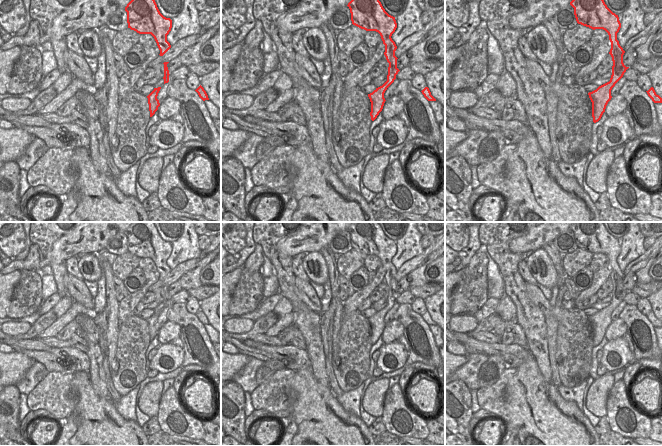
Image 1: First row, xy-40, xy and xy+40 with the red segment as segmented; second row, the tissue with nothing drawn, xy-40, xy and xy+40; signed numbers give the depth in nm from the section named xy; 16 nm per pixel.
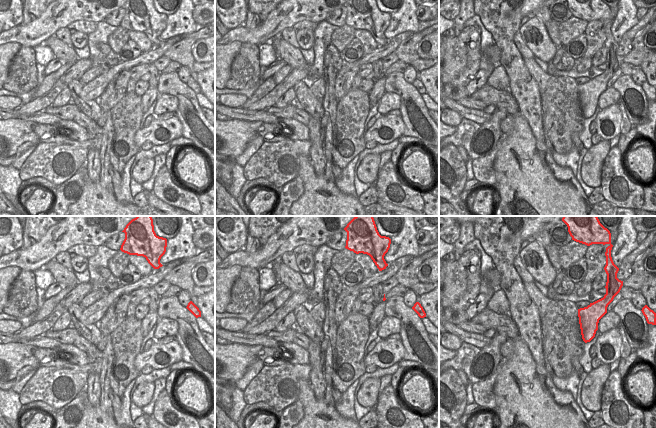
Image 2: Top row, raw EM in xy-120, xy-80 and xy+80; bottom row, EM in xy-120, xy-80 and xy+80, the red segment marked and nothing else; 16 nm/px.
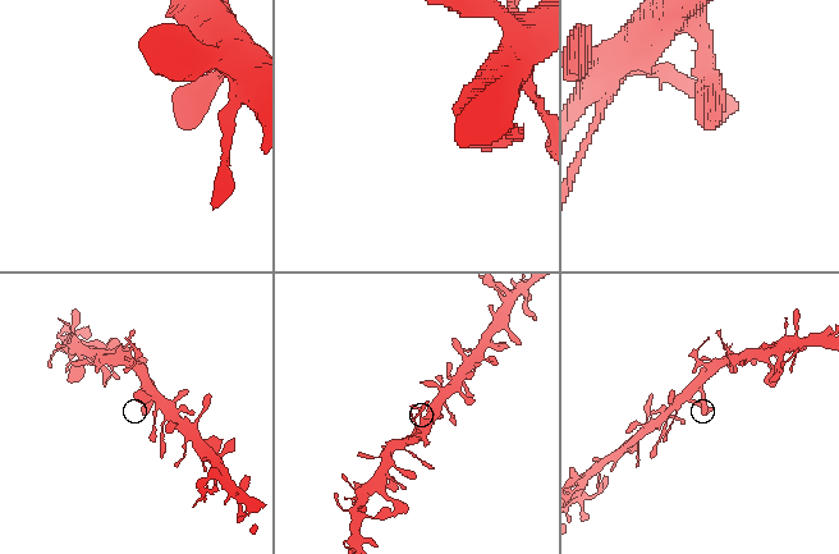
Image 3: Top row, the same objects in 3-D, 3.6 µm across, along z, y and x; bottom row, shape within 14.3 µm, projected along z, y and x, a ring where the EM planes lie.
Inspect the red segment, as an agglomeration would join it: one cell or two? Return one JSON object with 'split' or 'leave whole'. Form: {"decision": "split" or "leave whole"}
{"decision": "leave whole"}

